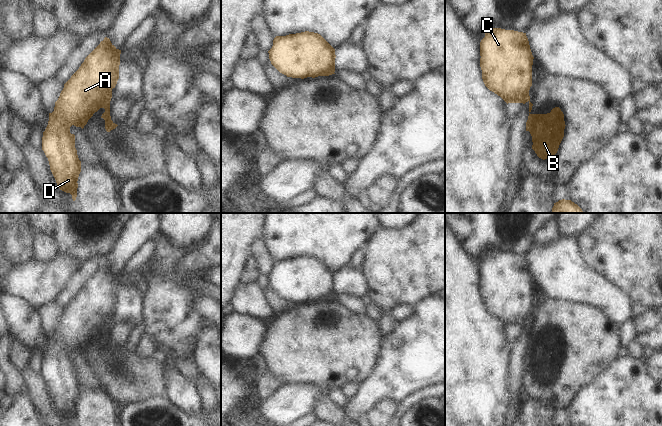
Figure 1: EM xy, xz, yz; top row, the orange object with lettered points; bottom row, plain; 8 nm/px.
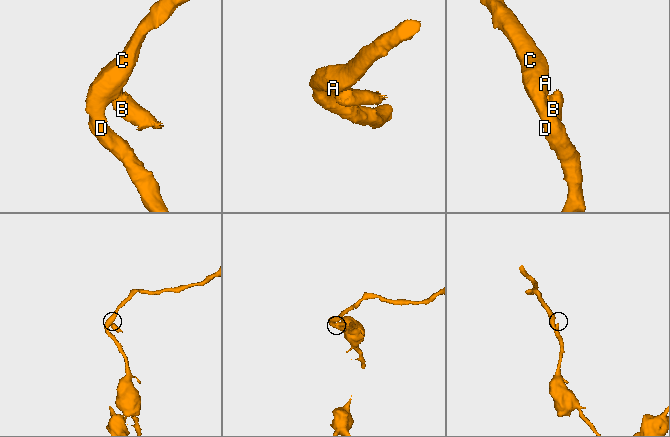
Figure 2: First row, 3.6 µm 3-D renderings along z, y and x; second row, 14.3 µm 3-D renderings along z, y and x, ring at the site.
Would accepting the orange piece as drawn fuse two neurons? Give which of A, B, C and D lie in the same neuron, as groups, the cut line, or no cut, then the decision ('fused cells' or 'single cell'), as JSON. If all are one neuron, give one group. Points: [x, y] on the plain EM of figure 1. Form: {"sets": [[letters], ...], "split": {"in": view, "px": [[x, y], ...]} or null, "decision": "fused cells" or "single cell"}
{"sets": [["A", "C", "D"], ["B"]], "split": {"in": "xy", "px": [[109, 325], [101, 331]]}, "decision": "fused cells"}

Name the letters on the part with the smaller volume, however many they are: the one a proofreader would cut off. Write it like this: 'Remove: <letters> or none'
Remove: B

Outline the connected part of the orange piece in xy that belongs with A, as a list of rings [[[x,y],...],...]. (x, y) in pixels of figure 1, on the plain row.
[[[105,261],[64,308],[64,312],[55,326],[54,335],[49,337],[48,349],[42,361],[42,374],[48,382],[50,394],[58,411],[60,414],[70,417],[73,425],[77,421],[77,405],[81,396],[81,385],[75,372],[75,359],[70,357],[70,351],[74,349],[83,353],[93,338],[111,325],[112,313],[115,312],[119,303],[120,278],[121,274]]]

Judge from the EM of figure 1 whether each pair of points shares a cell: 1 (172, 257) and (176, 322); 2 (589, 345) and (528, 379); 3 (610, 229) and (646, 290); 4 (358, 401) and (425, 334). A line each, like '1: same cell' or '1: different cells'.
1: same cell
2: same cell
3: same cell
4: same cell

